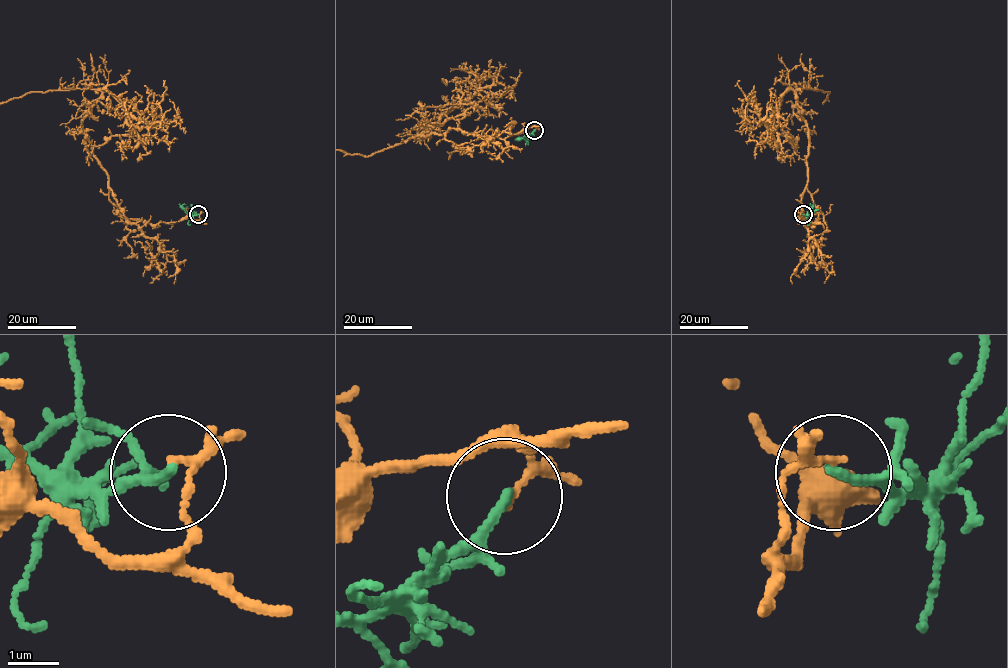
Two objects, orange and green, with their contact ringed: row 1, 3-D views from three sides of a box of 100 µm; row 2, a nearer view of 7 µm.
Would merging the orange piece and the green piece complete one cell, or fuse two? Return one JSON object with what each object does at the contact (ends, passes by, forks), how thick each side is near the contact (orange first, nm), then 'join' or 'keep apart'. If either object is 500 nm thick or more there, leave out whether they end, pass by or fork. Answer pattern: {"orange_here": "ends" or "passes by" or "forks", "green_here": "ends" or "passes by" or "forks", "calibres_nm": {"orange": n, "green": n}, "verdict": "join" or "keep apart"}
{"orange_here": "passes by", "green_here": "ends", "calibres_nm": {"orange": 110, "green": 190}, "verdict": "keep apart"}

